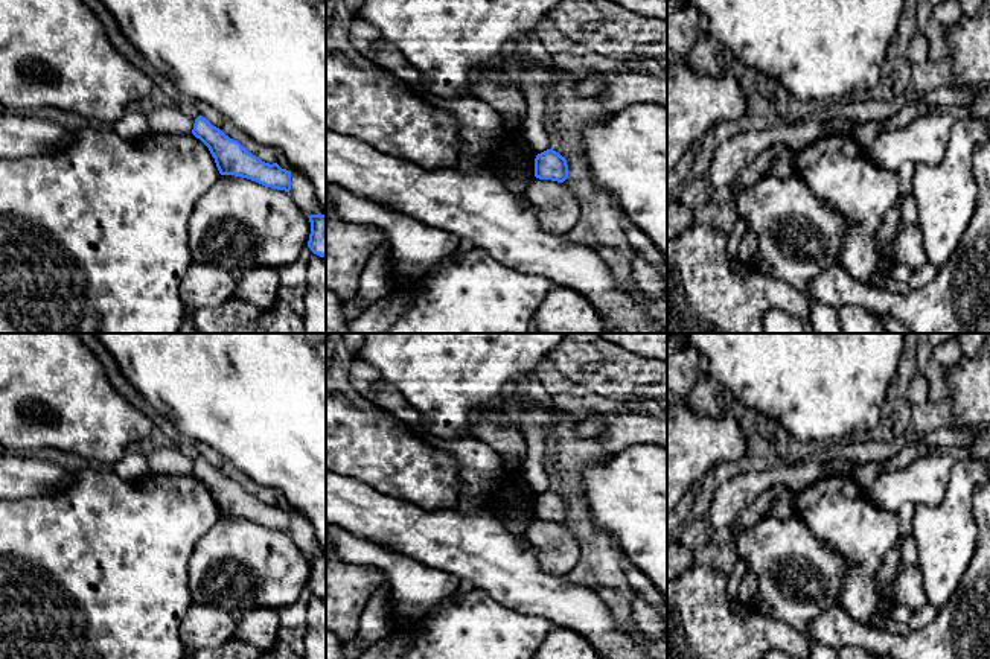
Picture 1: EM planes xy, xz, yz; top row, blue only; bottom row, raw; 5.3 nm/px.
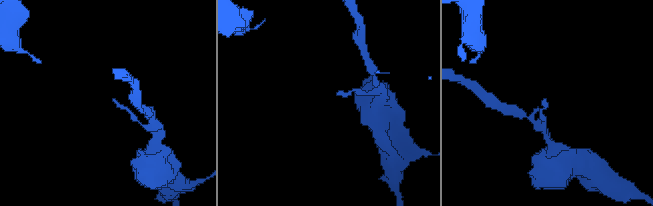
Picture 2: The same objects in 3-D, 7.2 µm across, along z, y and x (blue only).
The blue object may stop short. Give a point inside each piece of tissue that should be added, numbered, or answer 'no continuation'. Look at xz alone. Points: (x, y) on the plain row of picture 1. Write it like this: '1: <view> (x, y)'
no continuation

